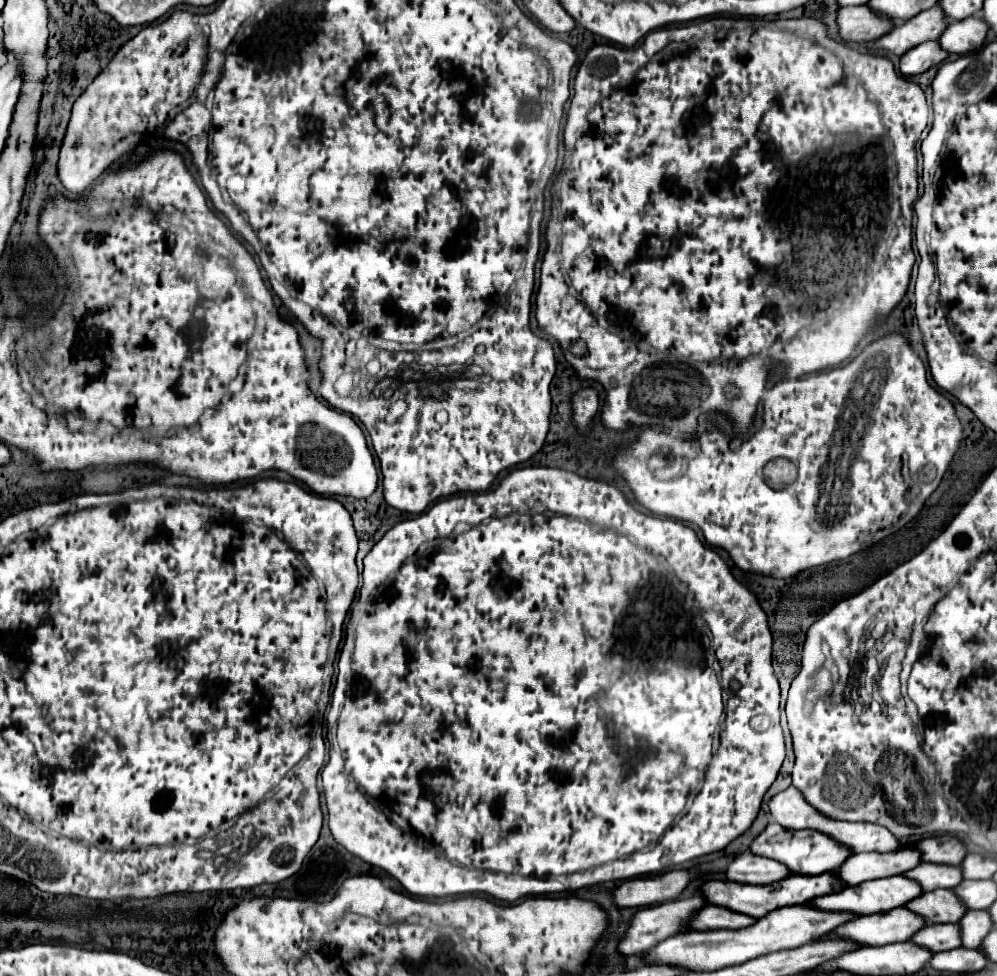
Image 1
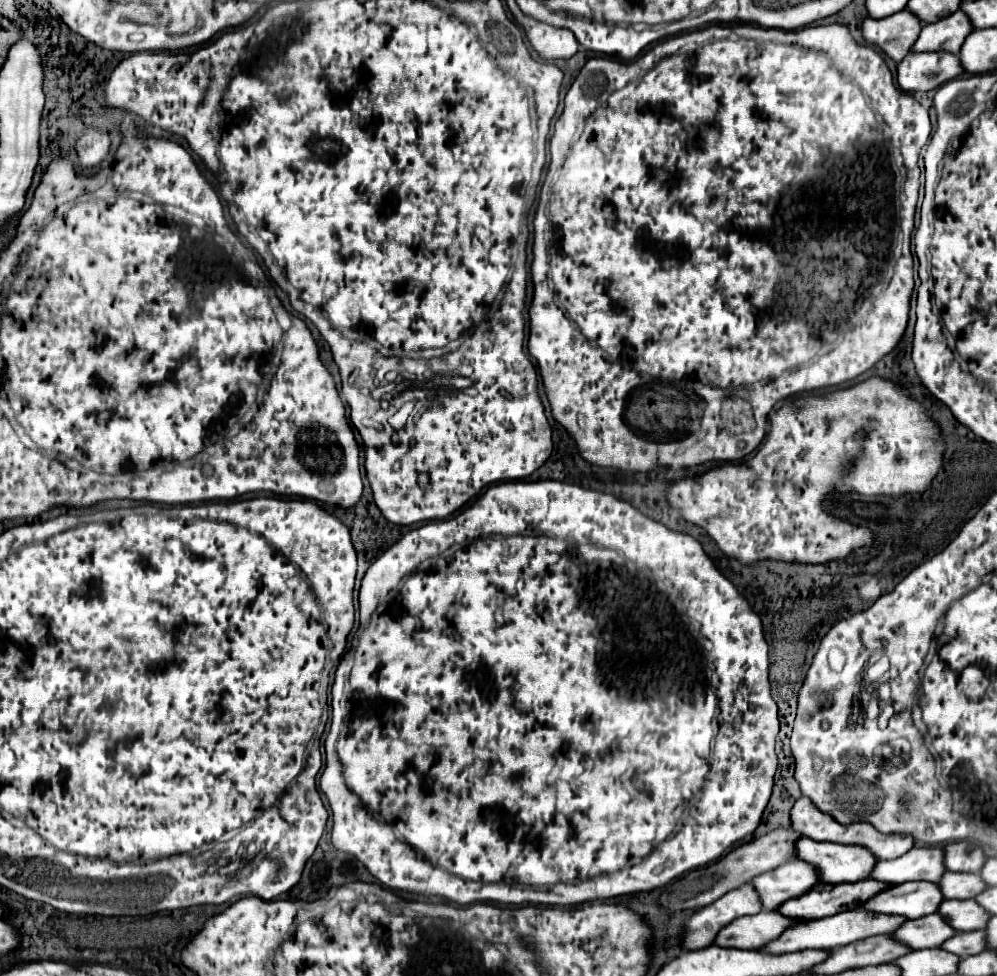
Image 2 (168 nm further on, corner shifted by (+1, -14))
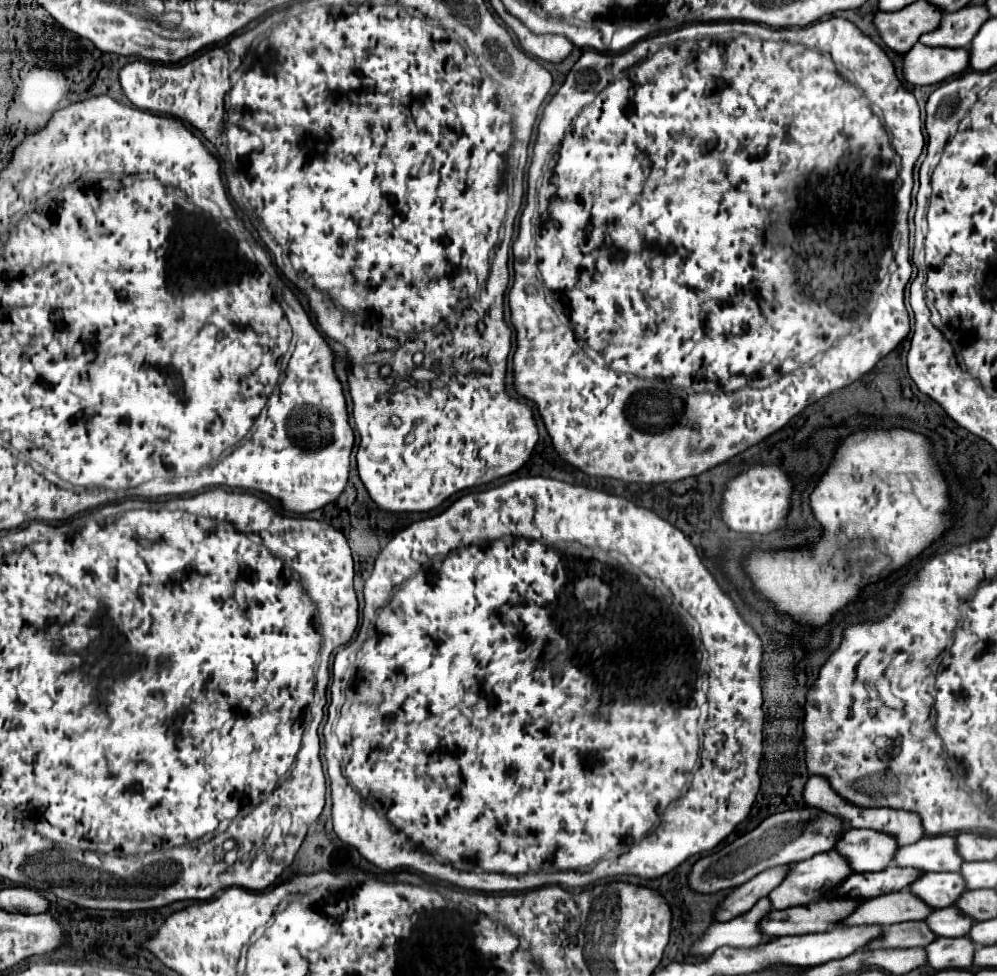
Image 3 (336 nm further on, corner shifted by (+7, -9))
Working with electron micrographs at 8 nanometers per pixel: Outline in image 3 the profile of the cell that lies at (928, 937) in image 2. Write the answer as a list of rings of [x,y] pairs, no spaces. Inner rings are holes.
[[[944,907],[944,909],[934,909],[928,919],[928,927],[938,935],[938,937],[964,937],[970,931],[970,925],[976,921],[970,921],[964,913],[958,913],[958,909]]]

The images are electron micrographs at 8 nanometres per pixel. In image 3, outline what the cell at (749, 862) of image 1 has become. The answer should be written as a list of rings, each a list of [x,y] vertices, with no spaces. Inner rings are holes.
[[[832,849],[826,853],[818,853],[806,861],[794,863],[788,877],[782,881],[782,885],[778,885],[768,897],[770,897],[774,909],[806,905],[810,901],[822,899],[822,893],[826,893],[826,889],[832,889],[834,885],[838,885],[838,881],[842,881],[842,877],[850,877],[850,865],[846,865],[846,861],[842,861],[842,857],[838,857],[838,853],[834,853],[834,849]]]

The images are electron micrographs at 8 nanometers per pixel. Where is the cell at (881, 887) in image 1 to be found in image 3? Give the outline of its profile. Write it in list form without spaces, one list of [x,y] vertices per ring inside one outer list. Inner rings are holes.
[[[924,873],[908,891],[930,907],[950,907],[966,891],[966,881],[960,873]]]

